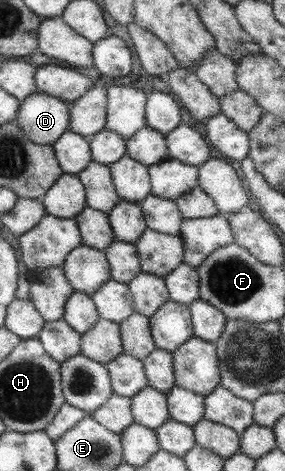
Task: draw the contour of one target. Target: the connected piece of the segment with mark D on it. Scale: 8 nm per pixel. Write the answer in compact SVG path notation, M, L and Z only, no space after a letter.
M38 90L22 102L16 121L31 142L54 146L70 131L71 110L71 104Z

